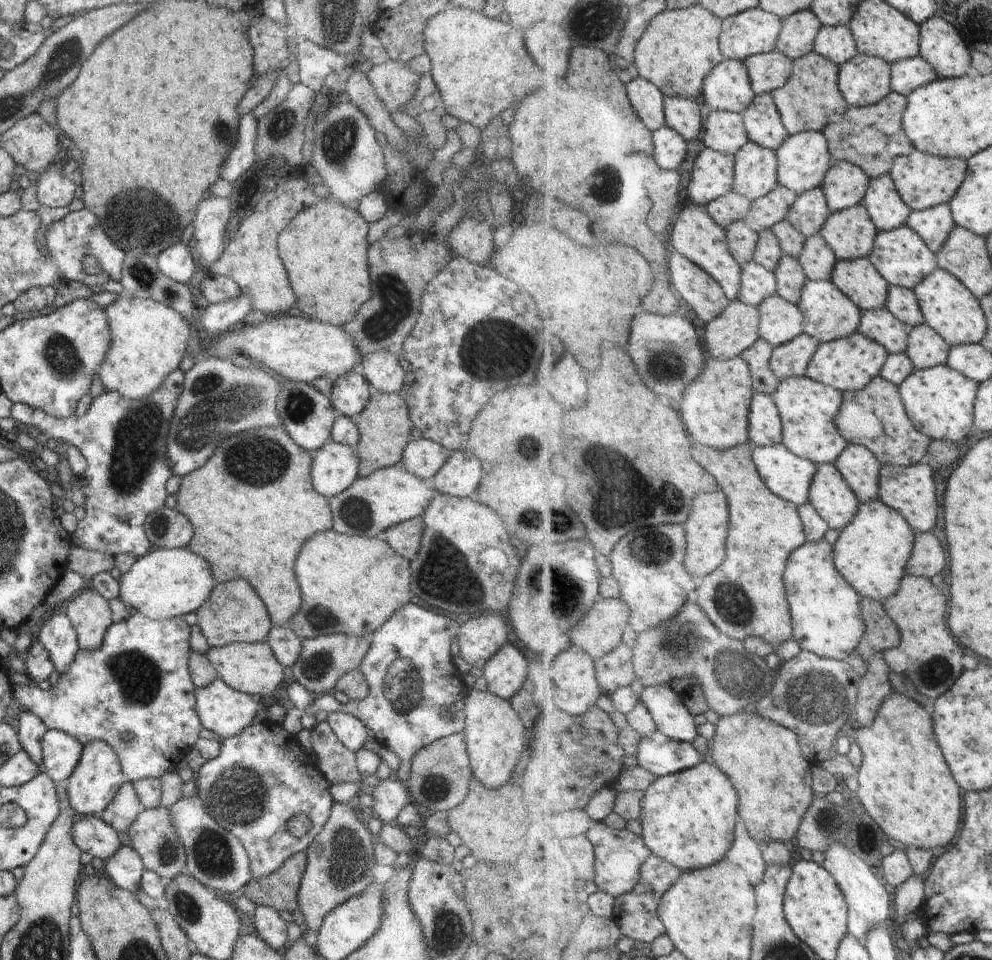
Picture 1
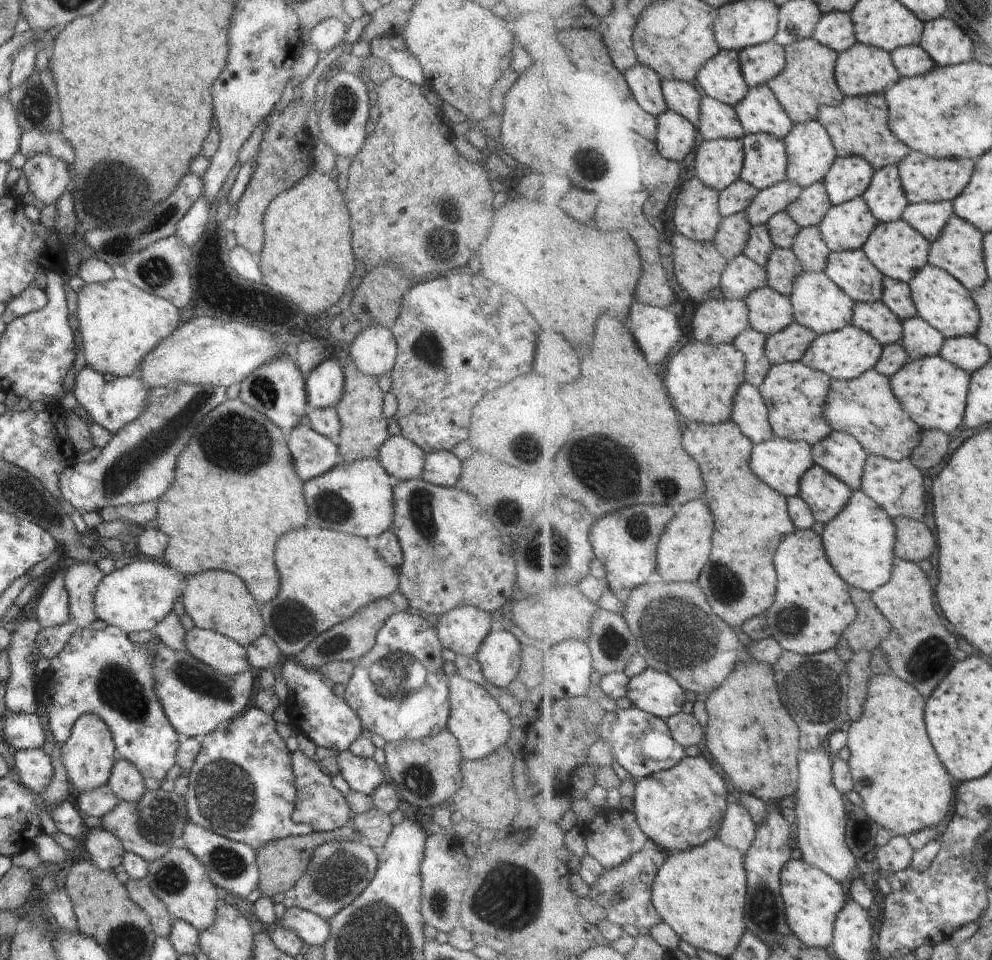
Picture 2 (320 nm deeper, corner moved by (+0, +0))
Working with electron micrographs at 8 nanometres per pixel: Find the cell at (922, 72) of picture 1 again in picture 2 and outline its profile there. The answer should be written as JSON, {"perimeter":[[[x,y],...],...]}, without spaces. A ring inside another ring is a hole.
{"perimeter":[[[921,44],[897,48],[892,55],[902,78],[924,76],[938,66],[931,53]]]}

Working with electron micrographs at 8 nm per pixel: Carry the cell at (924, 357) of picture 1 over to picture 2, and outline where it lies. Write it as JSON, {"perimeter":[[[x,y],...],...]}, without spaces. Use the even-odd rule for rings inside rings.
{"perimeter":[[[920,315],[903,321],[905,335],[902,340],[912,361],[940,355],[947,339],[940,329],[932,326]]]}

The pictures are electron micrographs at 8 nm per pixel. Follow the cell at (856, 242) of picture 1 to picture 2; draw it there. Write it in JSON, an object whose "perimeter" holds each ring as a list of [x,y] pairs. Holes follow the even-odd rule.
{"perimeter":[[[858,197],[833,206],[820,228],[832,251],[846,252],[862,249],[879,223],[868,201]]]}

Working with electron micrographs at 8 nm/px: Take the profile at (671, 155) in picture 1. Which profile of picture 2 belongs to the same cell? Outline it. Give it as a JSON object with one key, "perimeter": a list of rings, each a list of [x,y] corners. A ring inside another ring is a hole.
{"perimeter":[[[668,109],[659,116],[659,135],[657,143],[660,152],[670,160],[684,162],[688,154],[698,144],[697,126],[683,114]]]}

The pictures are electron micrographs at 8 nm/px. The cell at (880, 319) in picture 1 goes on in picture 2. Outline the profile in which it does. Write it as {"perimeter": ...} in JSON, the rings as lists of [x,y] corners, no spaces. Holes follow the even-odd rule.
{"perimeter":[[[883,300],[858,301],[854,324],[871,332],[884,347],[902,342],[905,335],[903,320]]]}

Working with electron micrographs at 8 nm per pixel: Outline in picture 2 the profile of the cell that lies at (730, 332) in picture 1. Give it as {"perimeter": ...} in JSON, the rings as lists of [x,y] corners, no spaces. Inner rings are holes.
{"perimeter":[[[708,298],[700,302],[696,314],[694,336],[706,344],[734,344],[751,326],[751,310],[745,300]]]}

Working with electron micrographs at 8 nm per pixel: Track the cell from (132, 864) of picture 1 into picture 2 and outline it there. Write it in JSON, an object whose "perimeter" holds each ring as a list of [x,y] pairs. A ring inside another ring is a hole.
{"perimeter":[[[88,828],[86,832],[92,834],[94,830],[94,864],[100,870],[114,870],[122,864],[124,844],[114,834],[102,828]]]}

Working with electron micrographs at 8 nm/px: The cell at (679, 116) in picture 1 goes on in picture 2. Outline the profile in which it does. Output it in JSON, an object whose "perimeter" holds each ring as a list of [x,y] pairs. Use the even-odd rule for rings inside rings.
{"perimeter":[[[663,79],[669,108],[688,117],[699,128],[703,119],[702,92],[691,82]]]}

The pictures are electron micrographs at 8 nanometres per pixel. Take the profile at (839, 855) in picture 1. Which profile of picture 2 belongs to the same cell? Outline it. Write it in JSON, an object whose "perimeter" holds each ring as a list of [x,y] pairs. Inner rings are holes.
{"perimeter":[[[826,746],[814,748],[814,752],[804,752],[804,760],[800,762],[802,780],[800,792],[797,794],[796,812],[800,818],[796,828],[796,840],[804,852],[804,860],[816,868],[830,874],[834,880],[853,882],[859,875],[858,856],[848,845],[848,808],[844,796],[835,784],[835,764],[837,754],[832,754]]]}

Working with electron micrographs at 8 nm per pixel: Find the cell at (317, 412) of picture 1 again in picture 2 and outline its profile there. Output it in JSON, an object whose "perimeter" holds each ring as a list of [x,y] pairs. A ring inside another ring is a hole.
{"perimeter":[[[289,353],[282,354],[276,360],[268,362],[266,366],[256,368],[252,374],[249,374],[240,383],[240,396],[238,399],[260,412],[262,416],[268,418],[277,428],[286,432],[306,421],[306,414],[308,414],[310,407],[308,398],[306,398],[305,386],[305,379],[295,366],[293,357]]]}

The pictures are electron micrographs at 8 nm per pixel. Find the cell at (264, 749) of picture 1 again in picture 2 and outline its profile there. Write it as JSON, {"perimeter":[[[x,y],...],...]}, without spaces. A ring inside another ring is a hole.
{"perimeter":[[[253,707],[230,721],[224,727],[210,732],[208,735],[196,737],[200,744],[200,752],[188,774],[188,792],[185,800],[188,818],[192,823],[202,826],[211,832],[229,840],[246,844],[252,850],[264,848],[273,840],[306,836],[314,832],[312,824],[296,823],[292,814],[296,810],[298,794],[294,772],[292,771],[291,753],[275,728],[273,716],[268,716]]]}

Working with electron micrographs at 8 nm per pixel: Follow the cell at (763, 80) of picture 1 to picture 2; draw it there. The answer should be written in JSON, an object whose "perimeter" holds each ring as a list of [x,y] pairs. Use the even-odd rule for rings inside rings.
{"perimeter":[[[770,41],[744,49],[741,53],[744,76],[751,88],[756,88],[780,76],[787,67],[787,47]]]}

